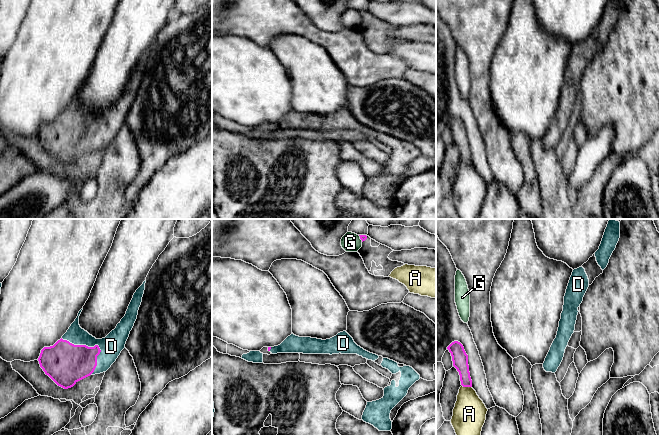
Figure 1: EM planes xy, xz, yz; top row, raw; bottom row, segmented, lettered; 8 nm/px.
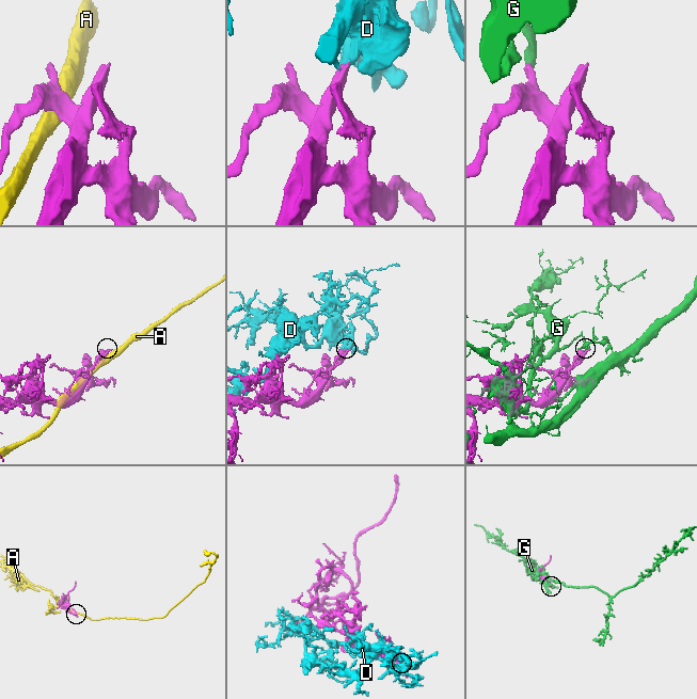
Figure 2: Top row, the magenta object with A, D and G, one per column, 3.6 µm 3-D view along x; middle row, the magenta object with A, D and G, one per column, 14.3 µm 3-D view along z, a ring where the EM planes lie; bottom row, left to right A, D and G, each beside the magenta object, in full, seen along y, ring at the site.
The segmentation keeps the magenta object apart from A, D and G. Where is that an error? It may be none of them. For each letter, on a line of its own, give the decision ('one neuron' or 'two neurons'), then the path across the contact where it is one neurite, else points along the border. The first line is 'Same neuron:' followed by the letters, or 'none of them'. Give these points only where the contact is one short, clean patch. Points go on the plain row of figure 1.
Same neuron: D
A: two neurons
D: one neuron
G: two neurons

